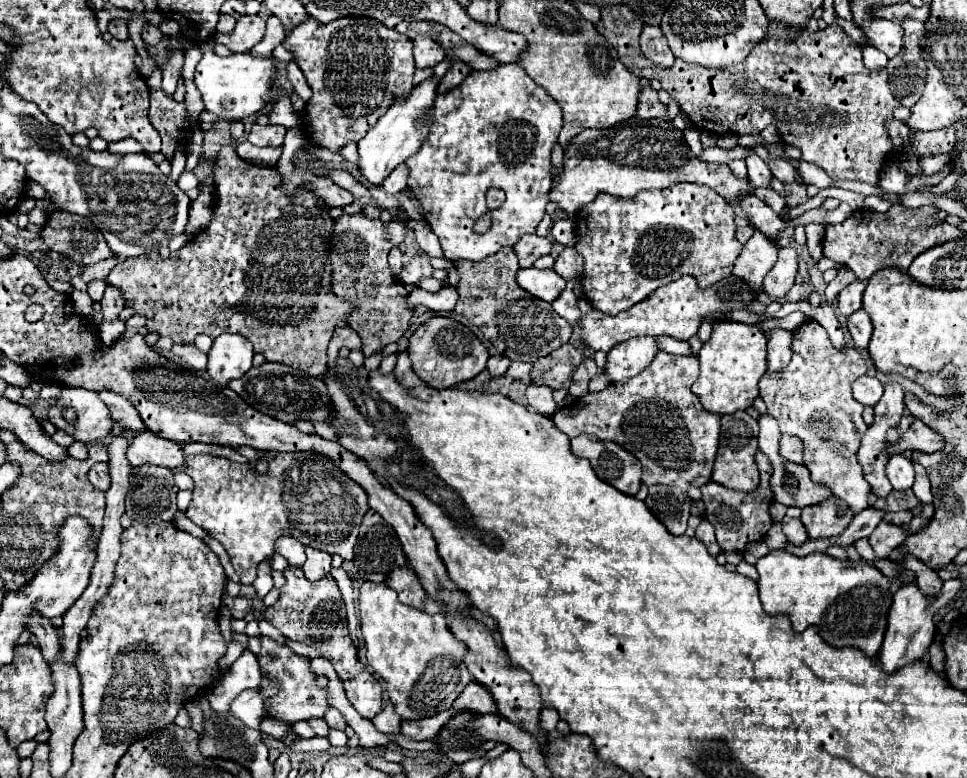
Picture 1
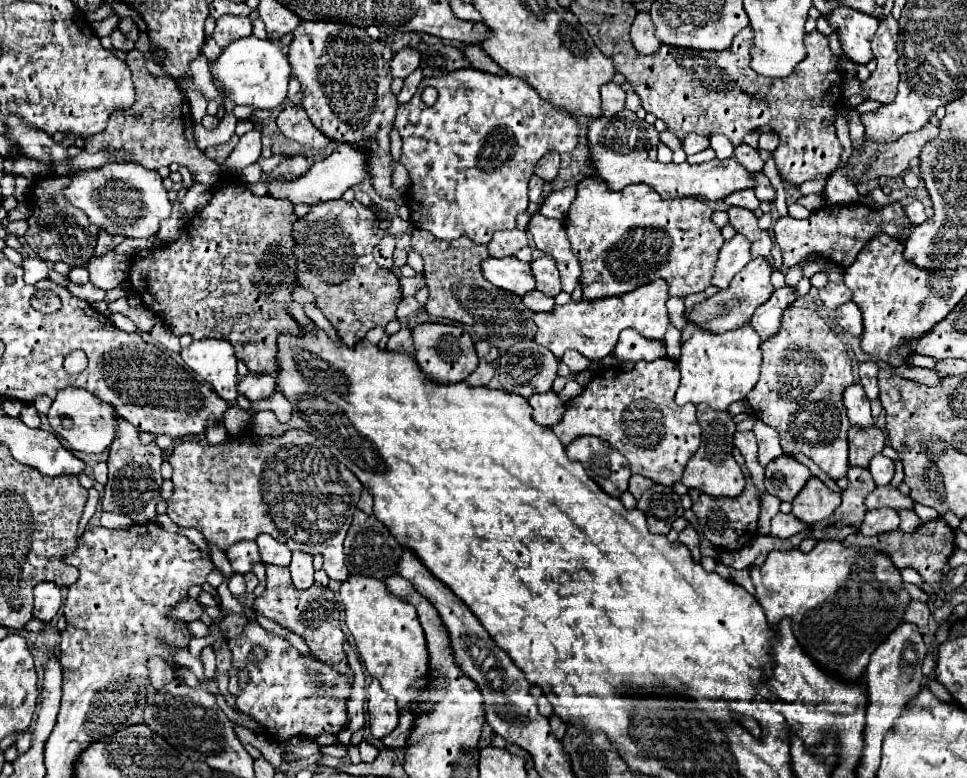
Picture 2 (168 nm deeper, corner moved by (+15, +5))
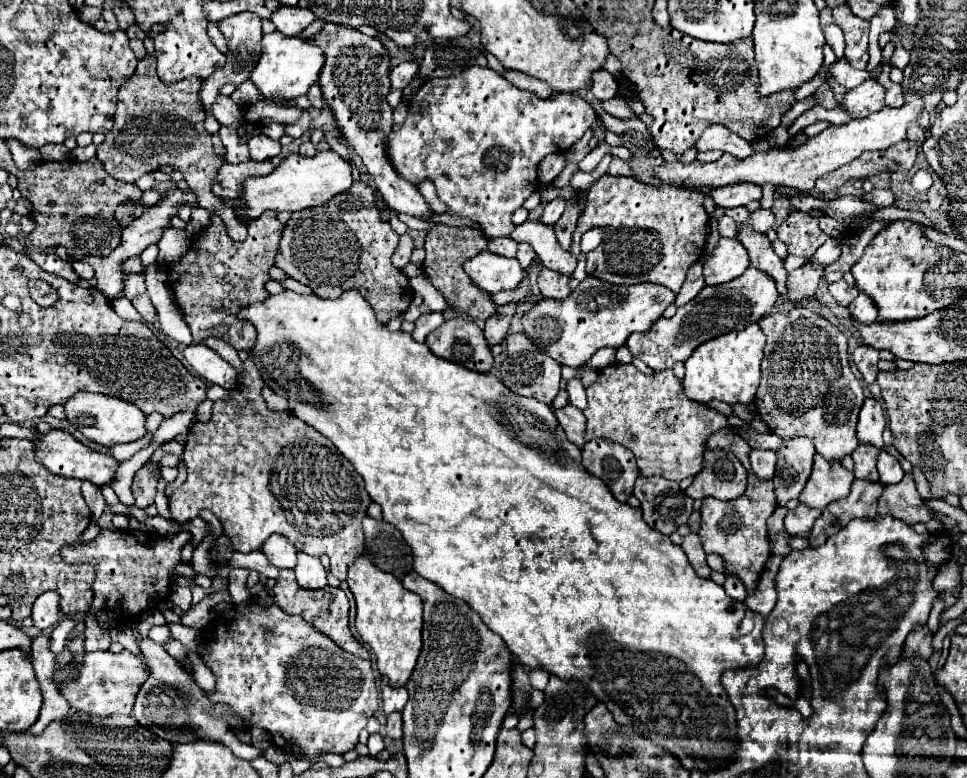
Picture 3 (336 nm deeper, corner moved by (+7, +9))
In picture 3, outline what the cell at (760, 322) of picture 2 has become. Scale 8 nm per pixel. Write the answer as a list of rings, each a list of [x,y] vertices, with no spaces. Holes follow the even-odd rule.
[[[811,262],[811,264],[797,268],[787,278],[787,298],[799,300],[799,298],[813,296],[821,278],[823,278],[823,266],[821,264]]]

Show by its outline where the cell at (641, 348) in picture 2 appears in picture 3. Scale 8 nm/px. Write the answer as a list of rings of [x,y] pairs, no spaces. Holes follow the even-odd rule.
[[[749,266],[743,272],[743,276],[731,282],[719,286],[705,286],[691,302],[677,308],[673,318],[659,318],[647,332],[631,334],[627,338],[627,348],[635,358],[643,360],[649,368],[661,372],[673,368],[675,362],[685,362],[693,354],[693,350],[703,342],[733,330],[743,330],[745,326],[757,322],[775,306],[777,298],[779,294],[773,278]]]

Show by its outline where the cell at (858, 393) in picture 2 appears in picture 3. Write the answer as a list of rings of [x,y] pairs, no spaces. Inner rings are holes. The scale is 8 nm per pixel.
[[[867,398],[861,412],[859,412],[859,422],[857,422],[857,438],[859,444],[871,444],[875,448],[883,448],[883,430],[887,422],[883,416],[883,408],[877,400]]]

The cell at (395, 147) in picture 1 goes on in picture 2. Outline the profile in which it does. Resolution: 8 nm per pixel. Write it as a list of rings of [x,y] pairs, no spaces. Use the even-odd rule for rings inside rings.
[[[337,144],[337,148],[333,150],[331,156],[317,160],[311,170],[295,180],[287,180],[287,182],[273,182],[269,186],[269,194],[275,198],[289,198],[293,204],[317,204],[317,202],[327,202],[327,200],[335,200],[341,198],[345,190],[361,184],[363,180],[371,178],[371,154],[369,150],[363,150],[363,146],[351,146],[351,144]]]

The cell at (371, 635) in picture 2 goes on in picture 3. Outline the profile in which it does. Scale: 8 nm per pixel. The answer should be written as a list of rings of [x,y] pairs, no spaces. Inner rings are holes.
[[[359,556],[349,564],[347,580],[349,590],[355,596],[357,604],[357,622],[355,628],[361,640],[377,656],[377,668],[383,676],[389,676],[393,688],[405,686],[417,656],[421,652],[421,626],[423,626],[423,604],[417,594],[403,588],[403,584],[383,570],[379,570],[369,558]]]

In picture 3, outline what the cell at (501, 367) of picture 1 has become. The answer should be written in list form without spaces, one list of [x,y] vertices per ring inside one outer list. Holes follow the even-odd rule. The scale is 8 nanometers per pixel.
[[[515,302],[497,306],[497,312],[487,318],[487,324],[485,324],[485,338],[487,338],[487,344],[489,344],[489,346],[501,344],[503,338],[507,336],[511,318],[513,318],[513,314],[515,314],[515,306],[517,306]]]

